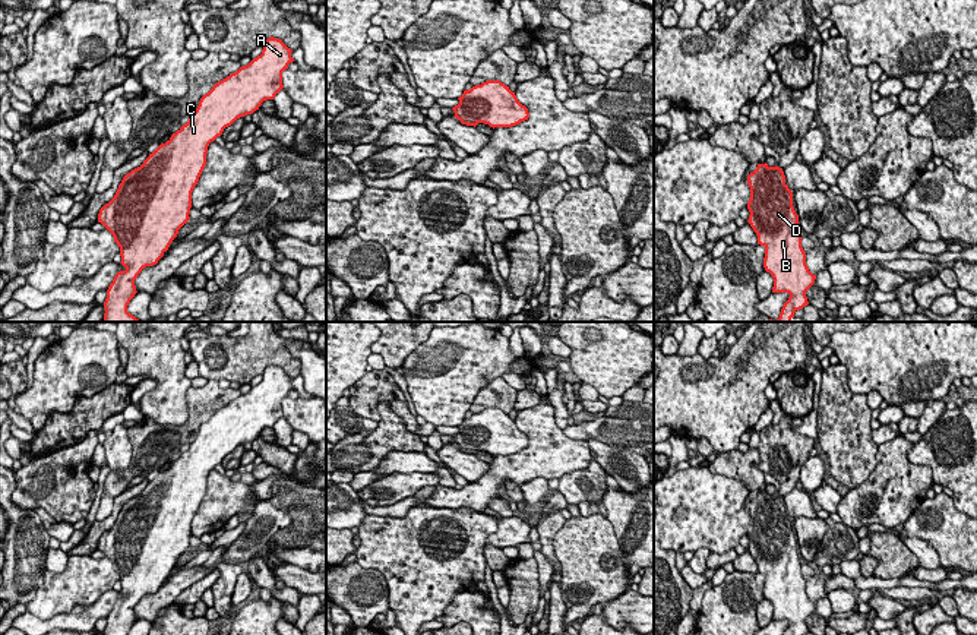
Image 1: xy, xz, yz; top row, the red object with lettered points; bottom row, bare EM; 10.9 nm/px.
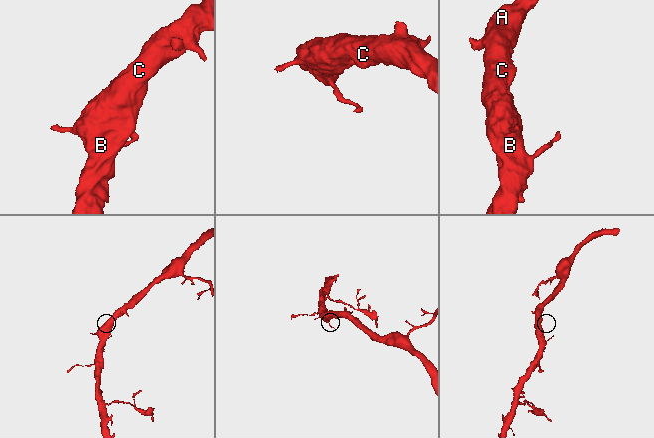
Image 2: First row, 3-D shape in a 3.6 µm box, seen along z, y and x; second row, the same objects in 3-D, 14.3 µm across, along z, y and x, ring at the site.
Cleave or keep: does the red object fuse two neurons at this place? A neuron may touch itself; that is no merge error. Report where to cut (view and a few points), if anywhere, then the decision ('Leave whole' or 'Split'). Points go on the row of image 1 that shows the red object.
No split. Leave whole

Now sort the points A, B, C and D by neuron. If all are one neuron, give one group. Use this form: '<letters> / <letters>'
A B C D

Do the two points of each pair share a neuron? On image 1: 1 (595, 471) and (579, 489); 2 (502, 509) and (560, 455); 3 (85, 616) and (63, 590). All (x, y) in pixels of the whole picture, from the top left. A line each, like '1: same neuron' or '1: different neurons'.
1: same neuron
2: different neurons
3: different neurons

